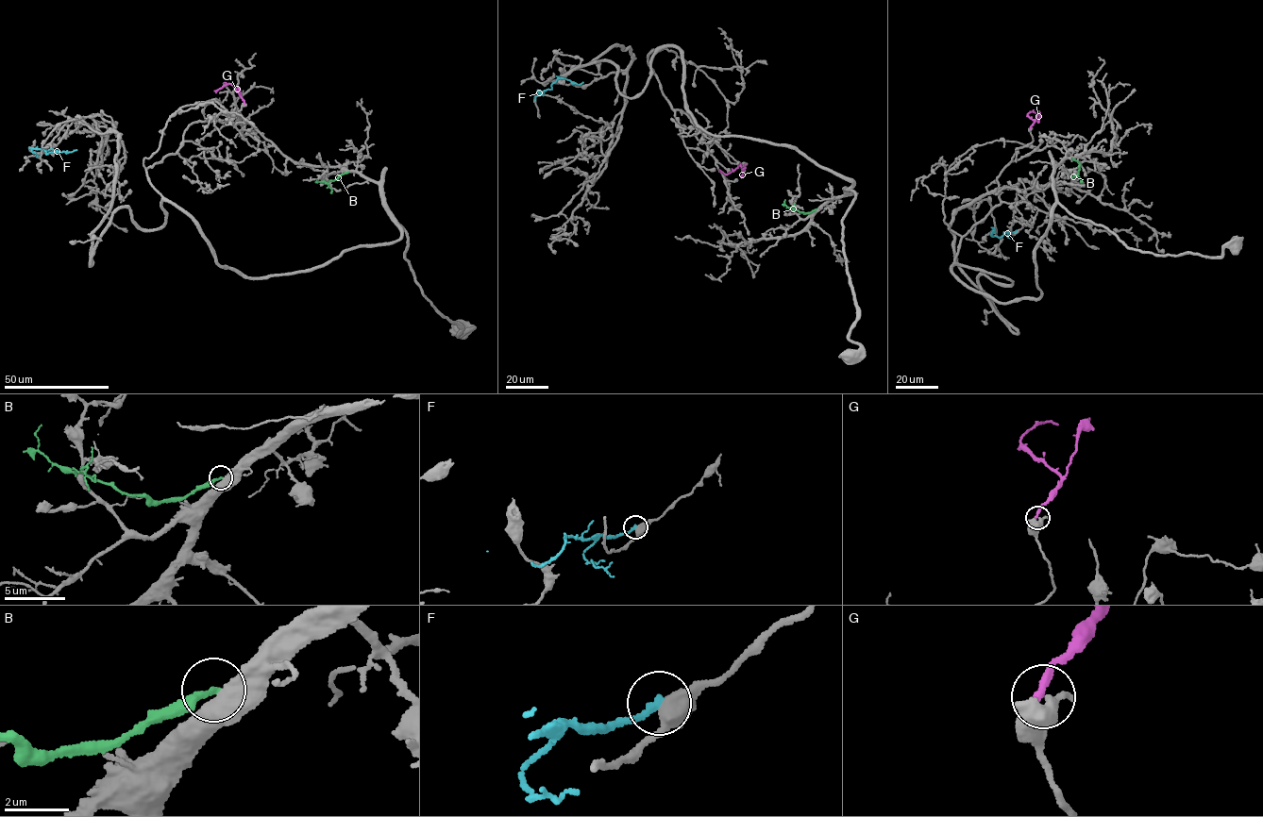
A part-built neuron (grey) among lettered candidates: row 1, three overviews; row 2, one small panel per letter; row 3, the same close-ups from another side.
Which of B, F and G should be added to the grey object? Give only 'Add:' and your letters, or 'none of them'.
Add: none of them

